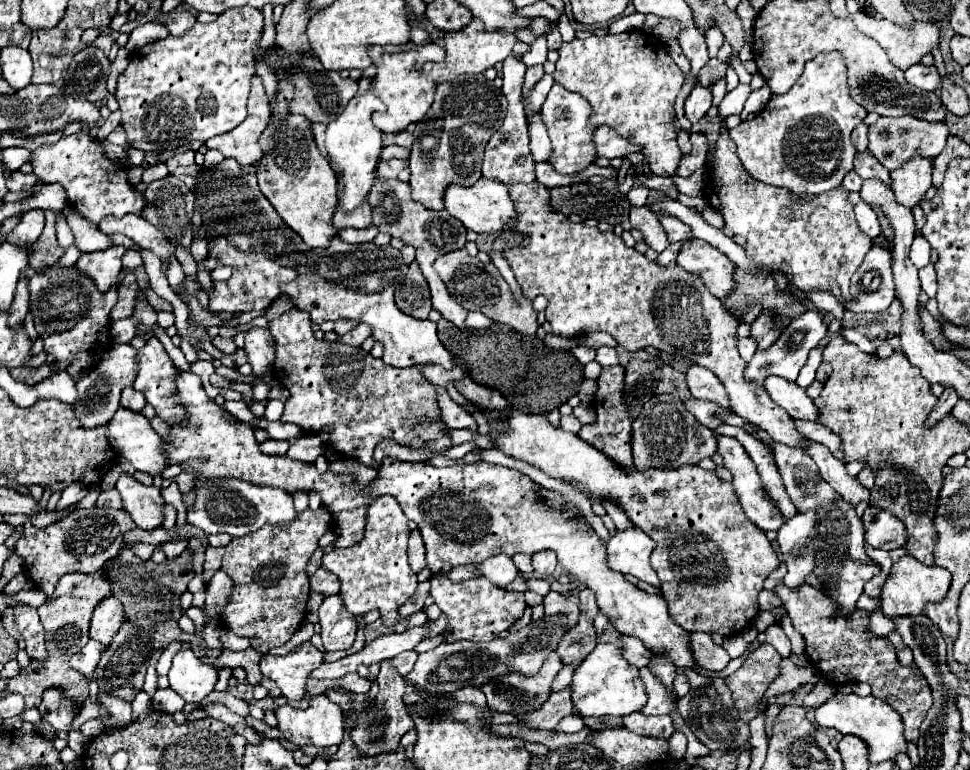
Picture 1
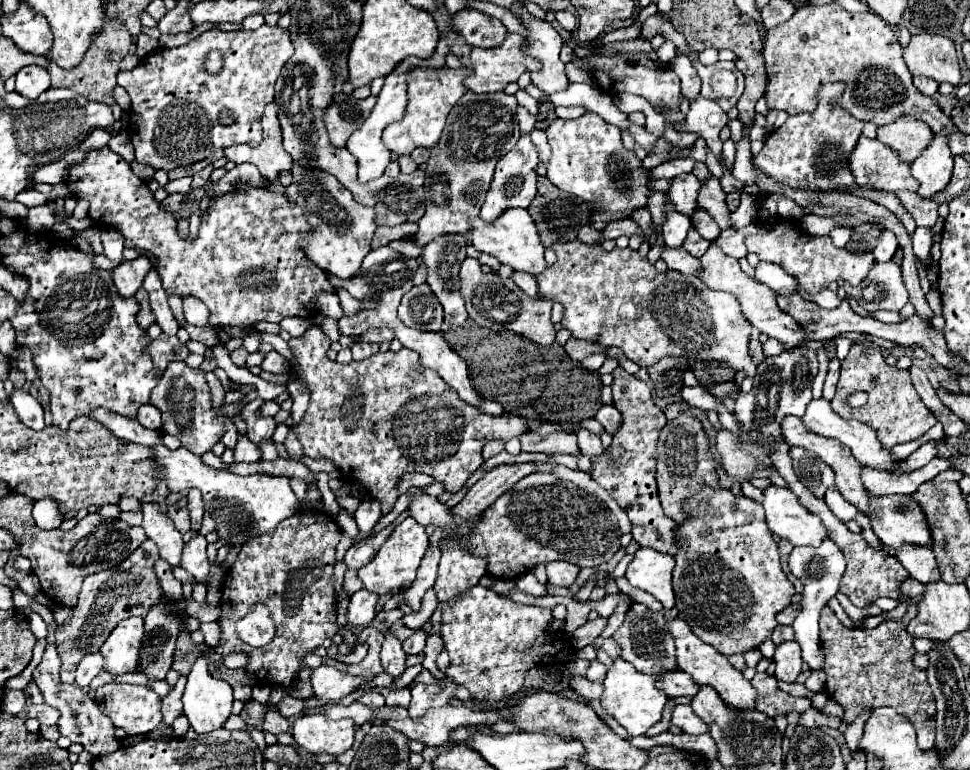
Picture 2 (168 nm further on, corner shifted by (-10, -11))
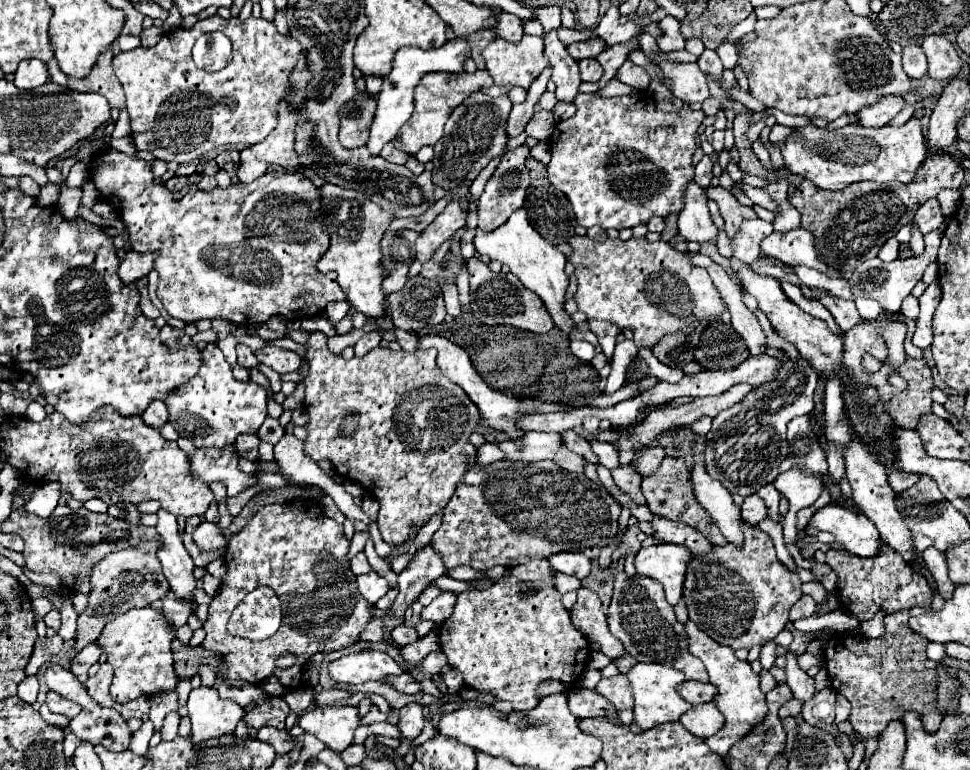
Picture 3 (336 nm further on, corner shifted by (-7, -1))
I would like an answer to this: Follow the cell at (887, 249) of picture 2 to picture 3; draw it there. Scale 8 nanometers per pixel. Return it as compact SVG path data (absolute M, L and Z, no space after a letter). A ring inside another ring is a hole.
M890 237L882 247L880 247L880 251L878 251L878 257L882 259L882 261L892 261L892 259L896 259L898 257L898 239L896 237Z

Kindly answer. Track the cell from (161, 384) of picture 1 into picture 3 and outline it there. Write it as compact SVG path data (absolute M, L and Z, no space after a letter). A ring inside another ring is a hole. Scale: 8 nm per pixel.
M210 345L210 353L202 357L200 371L188 383L170 391L164 403L168 407L168 421L174 425L178 435L190 439L198 449L220 449L234 443L240 433L256 433L268 415L266 391L254 381L236 381L216 345Z

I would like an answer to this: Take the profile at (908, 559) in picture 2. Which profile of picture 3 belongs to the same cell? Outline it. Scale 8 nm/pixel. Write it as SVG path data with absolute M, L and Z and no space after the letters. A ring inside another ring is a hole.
M926 549L922 553L922 559L924 559L926 567L930 569L930 573L934 577L940 595L942 597L950 597L952 595L952 581L948 579L948 567L946 567L944 553L938 551L938 549Z

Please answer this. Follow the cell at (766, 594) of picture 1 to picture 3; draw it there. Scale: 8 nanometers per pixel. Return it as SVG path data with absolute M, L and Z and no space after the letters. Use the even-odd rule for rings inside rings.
M802 595L790 609L790 621L796 621L796 619L802 619L802 617L808 617L816 611L816 601L810 597L810 595Z

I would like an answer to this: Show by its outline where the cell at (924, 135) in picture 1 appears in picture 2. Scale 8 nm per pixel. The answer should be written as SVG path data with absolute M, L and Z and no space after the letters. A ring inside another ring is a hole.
M903 115L887 125L877 127L877 139L899 151L899 157L903 161L913 163L931 143L933 131L921 119L911 119Z

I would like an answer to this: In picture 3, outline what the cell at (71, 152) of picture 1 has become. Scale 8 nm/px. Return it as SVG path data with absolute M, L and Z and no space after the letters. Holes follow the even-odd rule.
M106 149L104 153L96 155L92 163L96 166L90 171L90 179L94 183L94 187L98 189L98 193L102 195L104 201L112 203L120 213L122 213L122 221L130 233L130 241L132 241L132 249L134 251L160 251L159 256L154 263L154 269L158 271L160 277L160 285L158 285L158 299L162 301L164 309L182 321L198 321L198 319L224 319L236 325L244 325L246 319L246 327L254 327L254 325L262 325L268 321L268 317L272 315L282 315L286 319L298 319L298 317L310 317L316 315L318 311L322 313L326 303L330 301L344 301L344 293L336 281L336 275L330 273L320 273L316 269L316 261L320 259L320 255L324 253L324 249L328 249L328 233L324 233L324 225L322 225L322 217L320 217L320 207L318 207L318 189L304 179L298 173L286 173L280 167L272 167L272 171L268 169L262 177L258 177L256 181L252 181L250 185L246 183L232 183L230 187L222 189L222 187L214 187L214 189L198 189L195 193L188 192L182 199L172 199L172 193L164 187L152 187L154 183L154 175L150 171L150 163L136 159L132 155L126 155L122 151L116 149ZM98 161L98 165L97 165ZM286 227L284 235L278 235L278 229Z

